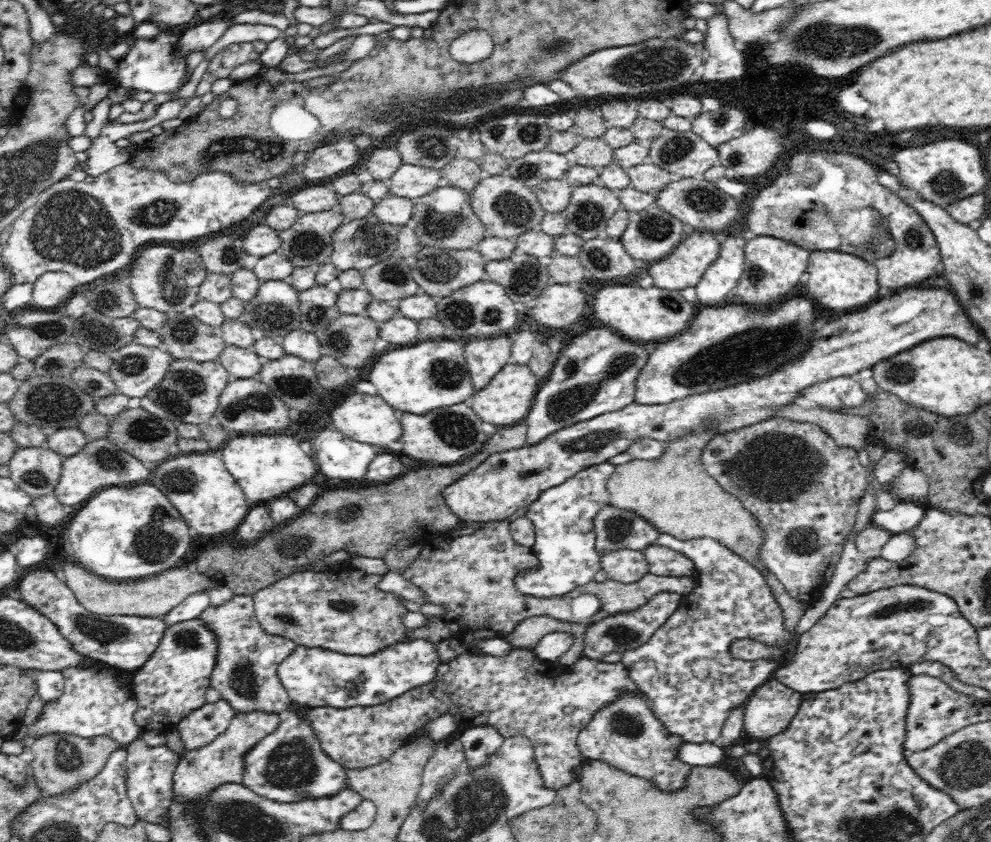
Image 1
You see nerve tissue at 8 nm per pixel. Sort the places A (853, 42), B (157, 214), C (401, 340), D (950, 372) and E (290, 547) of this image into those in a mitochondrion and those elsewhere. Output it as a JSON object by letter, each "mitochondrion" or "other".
{"A":"mitochondrion","B":"mitochondrion","C":"other","D":"other","E":"mitochondrion"}

